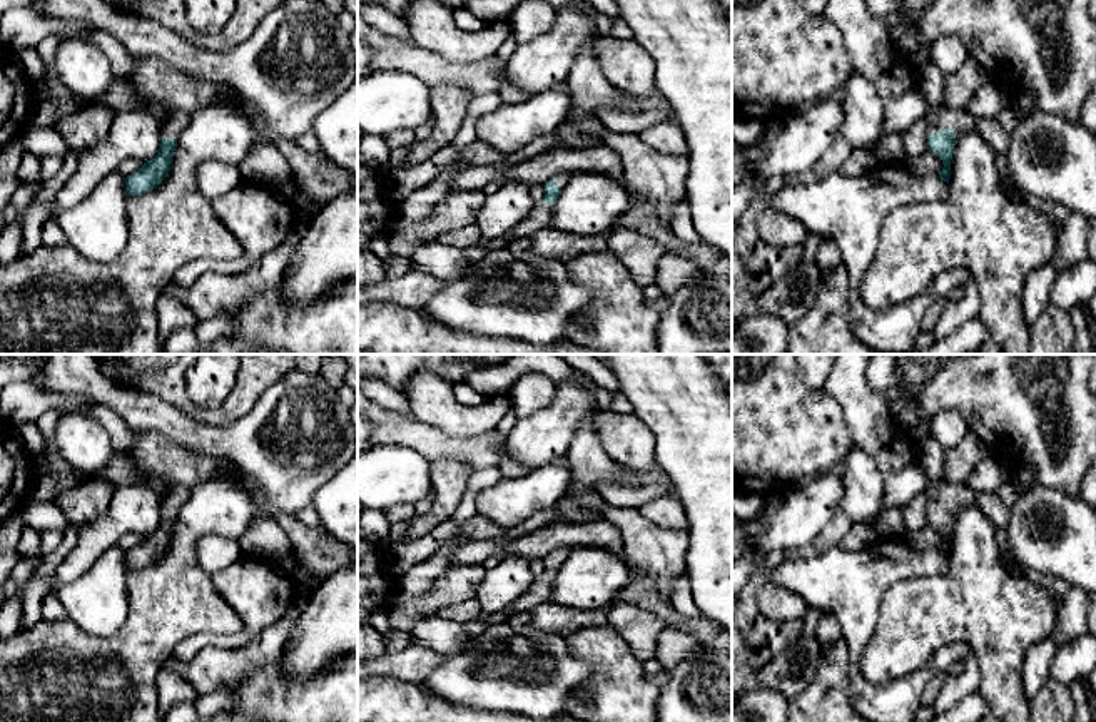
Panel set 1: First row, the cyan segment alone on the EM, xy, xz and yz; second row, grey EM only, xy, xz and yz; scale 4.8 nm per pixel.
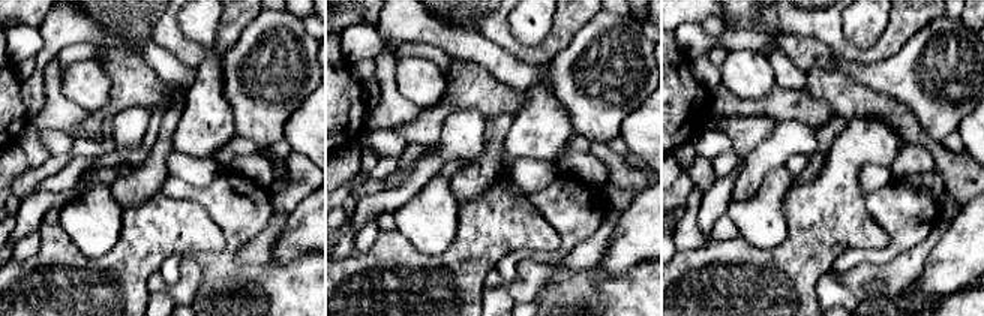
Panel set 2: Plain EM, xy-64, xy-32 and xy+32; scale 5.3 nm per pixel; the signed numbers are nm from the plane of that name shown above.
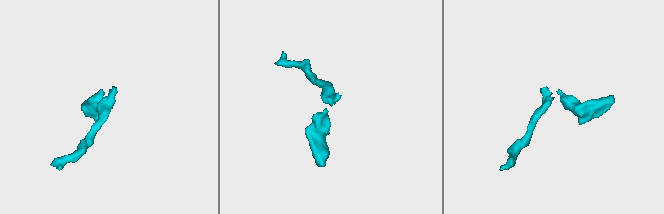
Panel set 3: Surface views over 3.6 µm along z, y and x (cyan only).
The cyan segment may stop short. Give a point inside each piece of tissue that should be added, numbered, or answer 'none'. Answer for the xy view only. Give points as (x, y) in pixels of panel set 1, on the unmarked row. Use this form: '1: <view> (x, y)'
1: xy (176, 497)

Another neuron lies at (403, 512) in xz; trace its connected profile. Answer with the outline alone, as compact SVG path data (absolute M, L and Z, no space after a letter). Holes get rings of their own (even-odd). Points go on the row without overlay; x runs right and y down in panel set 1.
M398 503L384 510L384 515L389 523L409 523L411 520L414 520L416 511L414 511L414 505L411 503Z

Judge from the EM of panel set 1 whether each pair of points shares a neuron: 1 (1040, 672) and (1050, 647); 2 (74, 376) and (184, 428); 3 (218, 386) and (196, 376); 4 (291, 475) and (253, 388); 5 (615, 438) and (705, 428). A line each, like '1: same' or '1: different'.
1: same
2: same
3: same
4: different
5: different

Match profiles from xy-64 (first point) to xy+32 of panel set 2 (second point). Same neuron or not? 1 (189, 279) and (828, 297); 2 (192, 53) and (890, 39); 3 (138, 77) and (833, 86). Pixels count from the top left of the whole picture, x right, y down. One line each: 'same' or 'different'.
1: different
2: same
3: same

